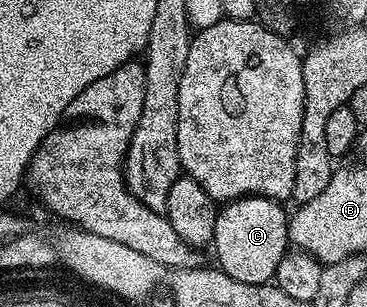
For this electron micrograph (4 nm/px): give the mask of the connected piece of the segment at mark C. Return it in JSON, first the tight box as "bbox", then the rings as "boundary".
{"bbox":[212,195,289,284],"boundary":[[[245,195],[242,199],[225,202],[219,208],[212,243],[216,247],[216,259],[219,270],[224,271],[234,281],[243,283],[271,284],[276,278],[278,261],[288,254],[289,212],[283,211],[275,199],[261,195]]]}

